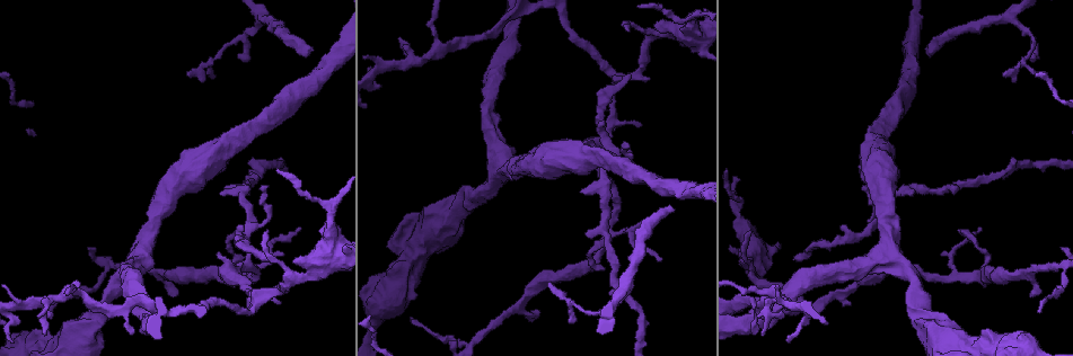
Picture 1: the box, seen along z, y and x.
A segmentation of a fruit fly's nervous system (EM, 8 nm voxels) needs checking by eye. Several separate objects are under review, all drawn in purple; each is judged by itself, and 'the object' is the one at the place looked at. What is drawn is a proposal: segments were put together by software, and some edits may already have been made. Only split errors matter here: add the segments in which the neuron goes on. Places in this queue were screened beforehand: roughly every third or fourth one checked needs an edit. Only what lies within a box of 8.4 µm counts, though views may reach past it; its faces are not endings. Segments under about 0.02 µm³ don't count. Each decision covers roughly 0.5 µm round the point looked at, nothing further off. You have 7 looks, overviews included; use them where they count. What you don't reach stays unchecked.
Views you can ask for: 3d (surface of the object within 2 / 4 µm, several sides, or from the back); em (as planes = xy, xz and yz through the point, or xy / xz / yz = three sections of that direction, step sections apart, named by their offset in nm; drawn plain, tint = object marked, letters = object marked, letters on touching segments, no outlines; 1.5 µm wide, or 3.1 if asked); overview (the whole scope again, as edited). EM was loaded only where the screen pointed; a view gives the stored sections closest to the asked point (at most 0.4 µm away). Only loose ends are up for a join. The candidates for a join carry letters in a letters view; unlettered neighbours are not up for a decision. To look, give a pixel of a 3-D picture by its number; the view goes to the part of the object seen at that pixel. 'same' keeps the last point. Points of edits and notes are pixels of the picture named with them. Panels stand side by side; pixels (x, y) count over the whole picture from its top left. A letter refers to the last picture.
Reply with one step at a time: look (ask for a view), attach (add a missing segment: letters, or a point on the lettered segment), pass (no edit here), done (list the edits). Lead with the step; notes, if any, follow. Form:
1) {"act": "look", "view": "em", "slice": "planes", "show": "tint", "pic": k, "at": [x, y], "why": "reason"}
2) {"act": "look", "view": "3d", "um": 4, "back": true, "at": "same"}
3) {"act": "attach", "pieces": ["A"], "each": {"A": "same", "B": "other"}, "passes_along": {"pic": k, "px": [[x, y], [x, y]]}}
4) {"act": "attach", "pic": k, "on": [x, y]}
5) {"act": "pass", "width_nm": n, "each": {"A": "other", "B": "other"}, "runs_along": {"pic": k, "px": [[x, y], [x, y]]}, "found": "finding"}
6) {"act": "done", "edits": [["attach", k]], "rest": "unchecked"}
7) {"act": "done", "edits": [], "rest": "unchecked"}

{"act": "look", "view": "em", "slice": "planes", "show": "letters", "pic": 1, "at": [1004, 74], "why": "thin end"}

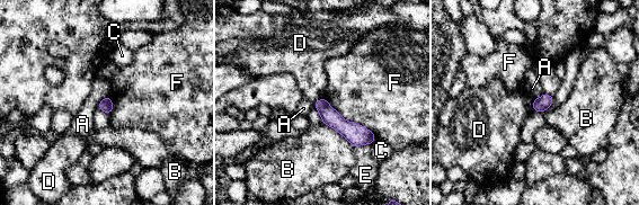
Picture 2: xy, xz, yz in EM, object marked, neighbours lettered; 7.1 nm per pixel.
{"act": "pass", "width_nm": 100, "each": {"A": "other", "B": "other", "C": "other", "D": "other", "E": "other", "F": "other"}, "border": {"pic": 2, "px": [[324, 97], [376, 137]]}, "found": "no lettered segment goes on from it"}

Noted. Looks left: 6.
{"act": "look", "view": "em", "slice": "xy", "step": 4, "show": "tint", "pic": 1, "at": [661, 259], "why": "an open end"}

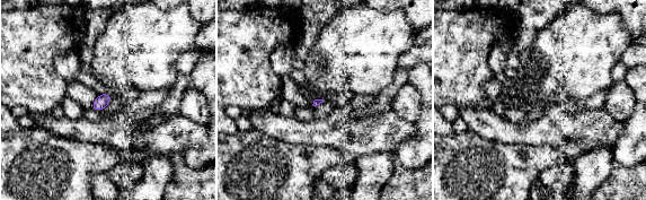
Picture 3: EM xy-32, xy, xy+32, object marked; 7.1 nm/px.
{"act": "look", "view": "em", "slice": "planes", "show": "tint", "at": "same"}

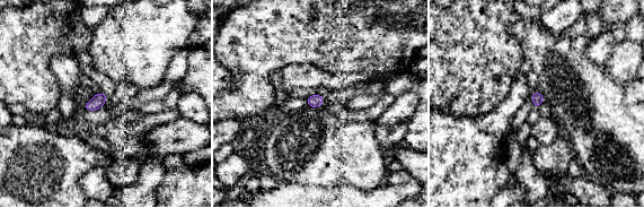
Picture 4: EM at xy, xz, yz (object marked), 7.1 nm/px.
{"act": "look", "view": "em", "slice": "planes", "show": "letters", "at": "same", "why": "what lies round it"}

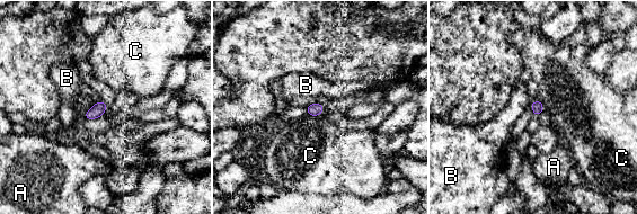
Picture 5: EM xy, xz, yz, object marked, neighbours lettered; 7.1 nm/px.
{"act": "pass", "each": {"A": "other", "B": "other", "C": "other"}, "found": "none of them fits"}

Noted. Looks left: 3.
{"act": "look", "view": "em", "slice": "planes", "show": "letters", "pic": 1, "at": [795, 256], "why": "tapers out"}

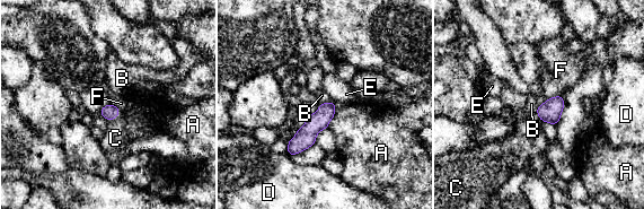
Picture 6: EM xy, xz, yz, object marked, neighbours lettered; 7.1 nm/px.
{"act": "attach", "pieces": ["C"], "width_nm": 110, "each": {"A": "other", "B": "other", "C": "same", "D": "other", "E": "other", "F": "other"}, "passes_along": {"pic": 6, "px": [[109, 112], [114, 118], [115, 138]]}, "found": "it goes on there"}

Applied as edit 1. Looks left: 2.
{"act": "done", "edits": [["attach", 6]], "rest": "unchecked"}

